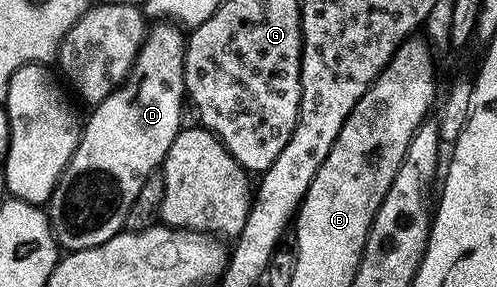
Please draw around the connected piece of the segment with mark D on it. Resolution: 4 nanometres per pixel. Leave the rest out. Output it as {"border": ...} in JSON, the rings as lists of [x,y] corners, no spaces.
{"border":[[[161,20],[156,24],[148,27],[147,33],[141,47],[137,53],[137,59],[133,62],[133,66],[129,69],[129,74],[125,81],[117,87],[116,90],[111,91],[107,97],[97,106],[92,107],[89,122],[84,123],[81,139],[75,148],[75,152],[71,156],[71,160],[67,164],[67,168],[63,168],[63,172],[59,176],[59,180],[55,184],[55,188],[51,192],[47,203],[47,217],[49,225],[53,228],[53,239],[57,241],[58,247],[62,251],[72,252],[75,250],[86,250],[87,248],[95,248],[99,244],[103,244],[107,240],[111,240],[115,235],[122,233],[125,225],[125,217],[127,216],[127,208],[131,208],[131,200],[135,200],[135,196],[139,196],[139,188],[143,188],[143,184],[147,180],[147,176],[151,176],[164,163],[167,156],[167,148],[171,148],[171,144],[181,133],[183,123],[181,123],[181,102],[186,101],[185,97],[185,44],[187,41],[186,35],[183,33],[180,25],[174,24],[169,20]]]}

